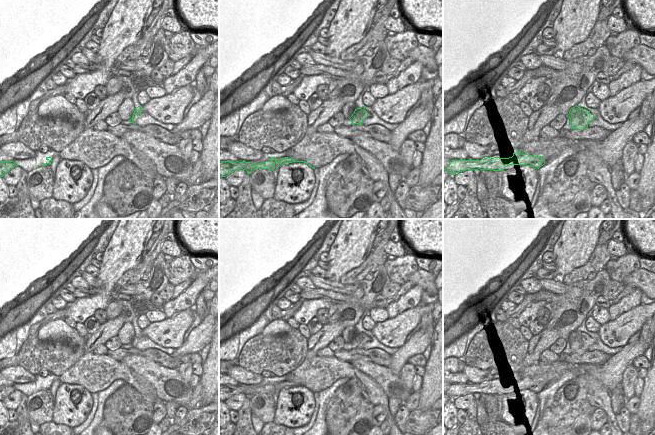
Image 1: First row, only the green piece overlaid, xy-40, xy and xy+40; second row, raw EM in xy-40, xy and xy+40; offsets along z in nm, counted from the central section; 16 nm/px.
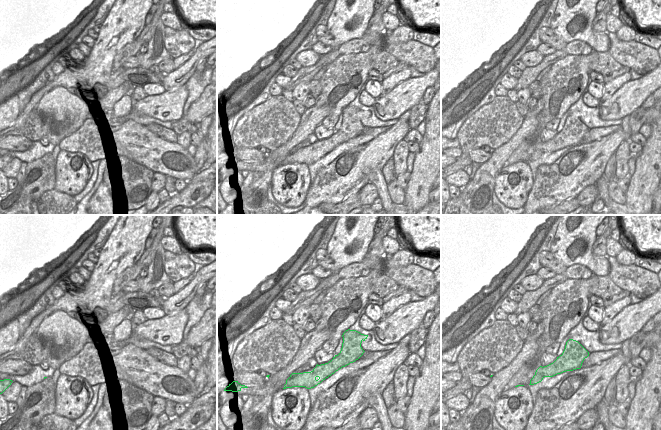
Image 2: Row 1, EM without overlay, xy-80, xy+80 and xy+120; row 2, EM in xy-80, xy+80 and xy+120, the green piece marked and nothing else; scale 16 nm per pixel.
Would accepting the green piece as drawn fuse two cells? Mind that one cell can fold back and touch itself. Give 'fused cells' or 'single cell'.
single cell

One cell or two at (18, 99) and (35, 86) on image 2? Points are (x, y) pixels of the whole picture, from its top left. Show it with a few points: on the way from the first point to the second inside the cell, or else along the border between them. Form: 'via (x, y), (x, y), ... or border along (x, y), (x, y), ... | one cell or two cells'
border along (27, 86), (27, 95), (30, 98) | two cells

